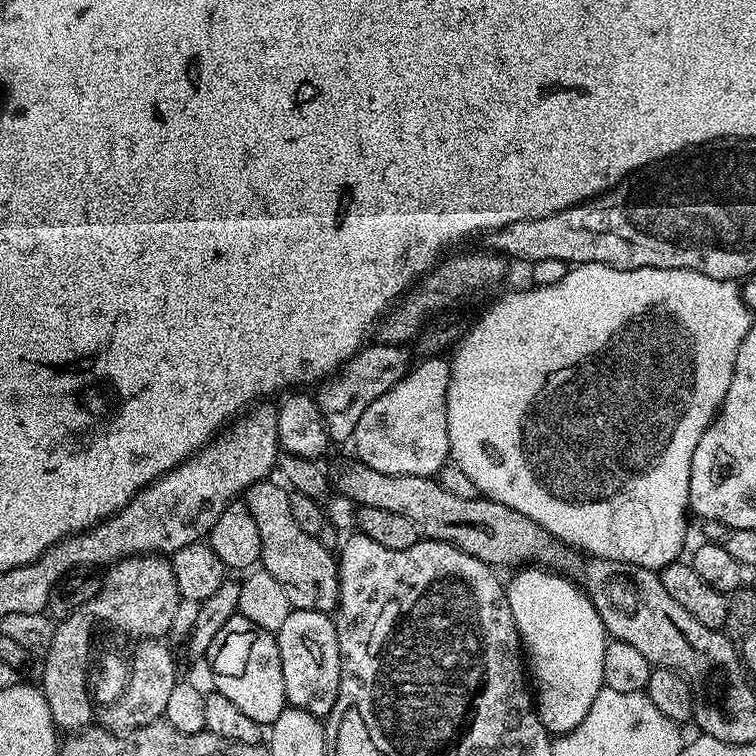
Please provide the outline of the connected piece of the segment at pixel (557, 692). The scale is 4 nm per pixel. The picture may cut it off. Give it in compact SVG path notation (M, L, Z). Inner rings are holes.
M524 566L517 572L520 573L513 578L512 585L510 583L507 585L506 595L514 618L514 626L520 632L522 648L527 653L526 660L534 677L536 712L549 734L567 734L580 725L582 718L586 718L594 698L604 687L602 674L602 658L606 643L604 623L591 597L575 579L552 570L545 570L540 566Z

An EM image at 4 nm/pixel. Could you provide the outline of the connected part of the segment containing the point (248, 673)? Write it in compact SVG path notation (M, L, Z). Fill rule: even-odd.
M239 614L231 616L222 630L218 630L207 660L212 671L211 687L226 694L238 710L245 712L246 718L254 718L254 722L271 726L278 714L282 714L288 699L286 682L282 682L282 658L278 654L278 642L273 633L262 626L254 626L250 618Z

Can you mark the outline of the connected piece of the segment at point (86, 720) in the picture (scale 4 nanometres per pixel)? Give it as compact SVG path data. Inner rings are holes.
M163 555L128 556L117 560L103 573L98 594L90 598L90 602L56 624L54 642L50 642L50 650L42 658L44 673L38 684L50 706L52 720L61 733L75 734L89 727L94 720L94 704L90 699L90 662L88 666L88 647L92 648L94 644L92 631L99 624L117 624L126 635L135 638L167 637L180 600L174 570Z

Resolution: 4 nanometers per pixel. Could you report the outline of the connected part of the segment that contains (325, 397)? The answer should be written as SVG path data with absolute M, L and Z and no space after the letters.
M369 343L319 389L318 403L326 422L329 441L351 441L358 421L362 414L366 414L366 406L370 406L370 402L377 398L382 398L386 390L398 386L398 382L408 376L414 364L414 360L408 357L408 350L403 344Z

